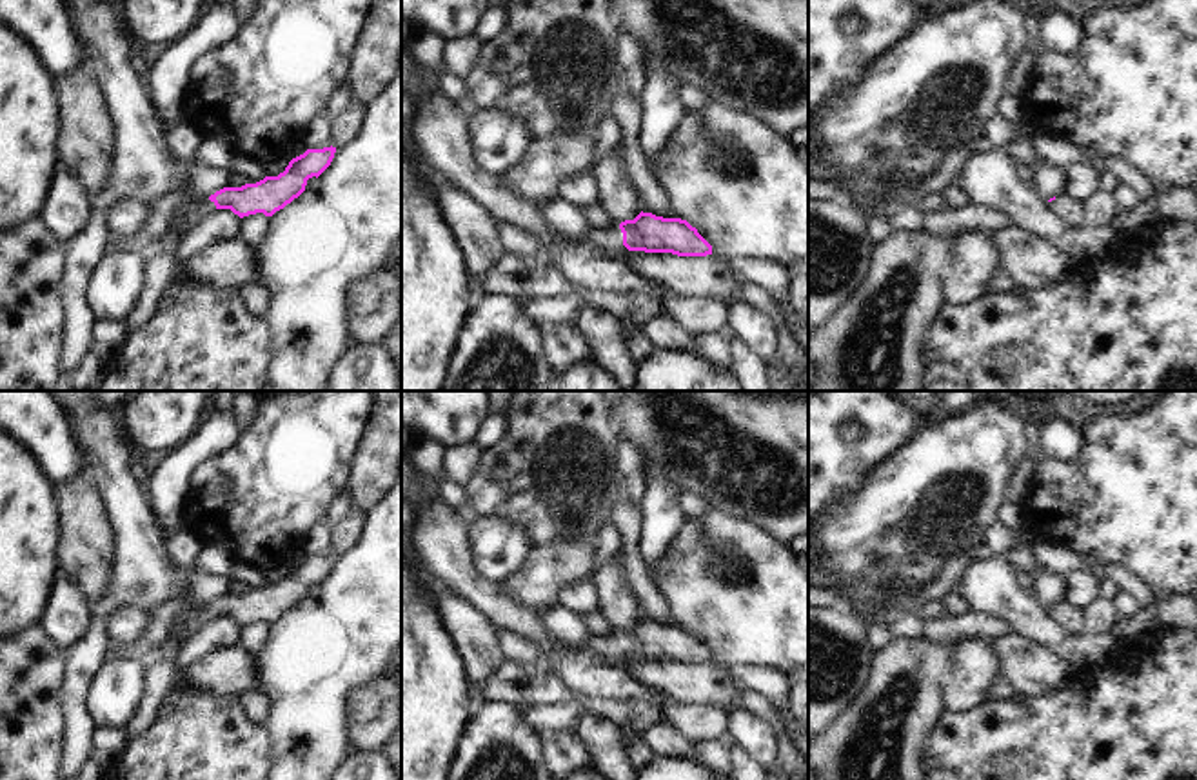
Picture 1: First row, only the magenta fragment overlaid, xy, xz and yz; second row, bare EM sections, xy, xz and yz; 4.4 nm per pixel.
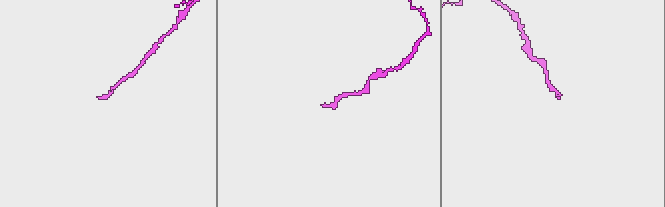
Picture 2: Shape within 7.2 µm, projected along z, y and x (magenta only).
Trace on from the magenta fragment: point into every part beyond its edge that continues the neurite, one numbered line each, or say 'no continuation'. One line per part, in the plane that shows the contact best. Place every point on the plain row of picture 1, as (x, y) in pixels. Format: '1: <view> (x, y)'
1: xz (611, 646)

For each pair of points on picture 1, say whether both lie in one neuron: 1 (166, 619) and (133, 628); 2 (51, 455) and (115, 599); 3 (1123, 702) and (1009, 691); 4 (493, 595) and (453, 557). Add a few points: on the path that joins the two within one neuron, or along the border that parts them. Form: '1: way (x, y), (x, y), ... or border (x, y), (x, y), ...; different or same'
1: border (146, 611), (144, 633), (129, 646); different
2: border (84, 462), (79, 473); different
3: border (1019, 695), (990, 700); different
4: way (482, 593), (456, 568); same

